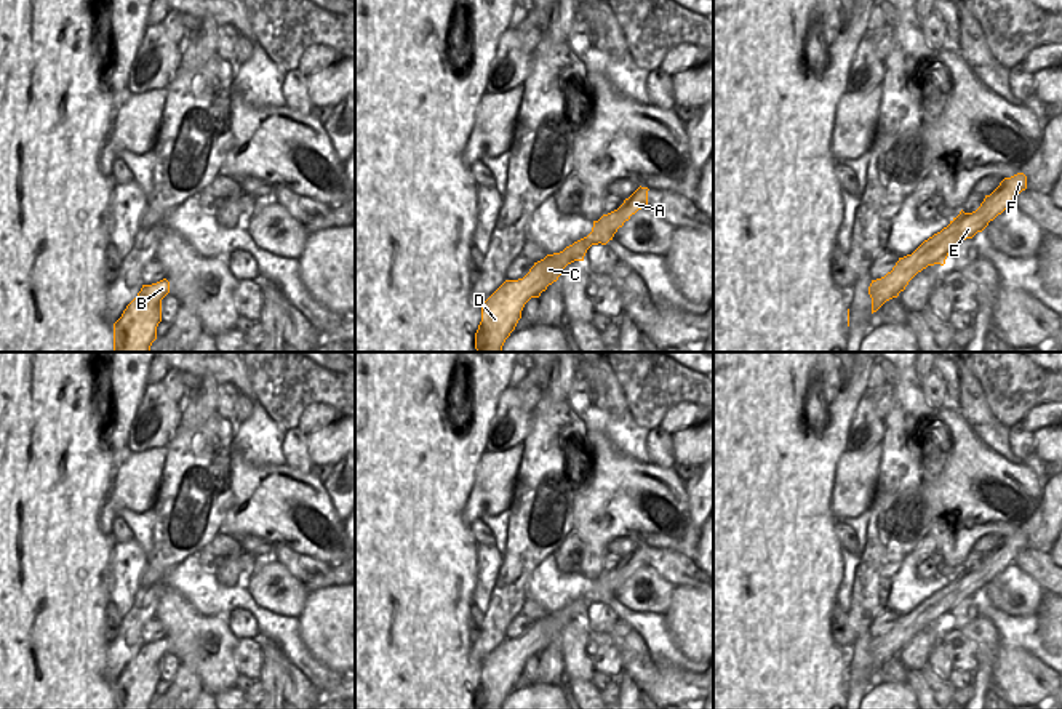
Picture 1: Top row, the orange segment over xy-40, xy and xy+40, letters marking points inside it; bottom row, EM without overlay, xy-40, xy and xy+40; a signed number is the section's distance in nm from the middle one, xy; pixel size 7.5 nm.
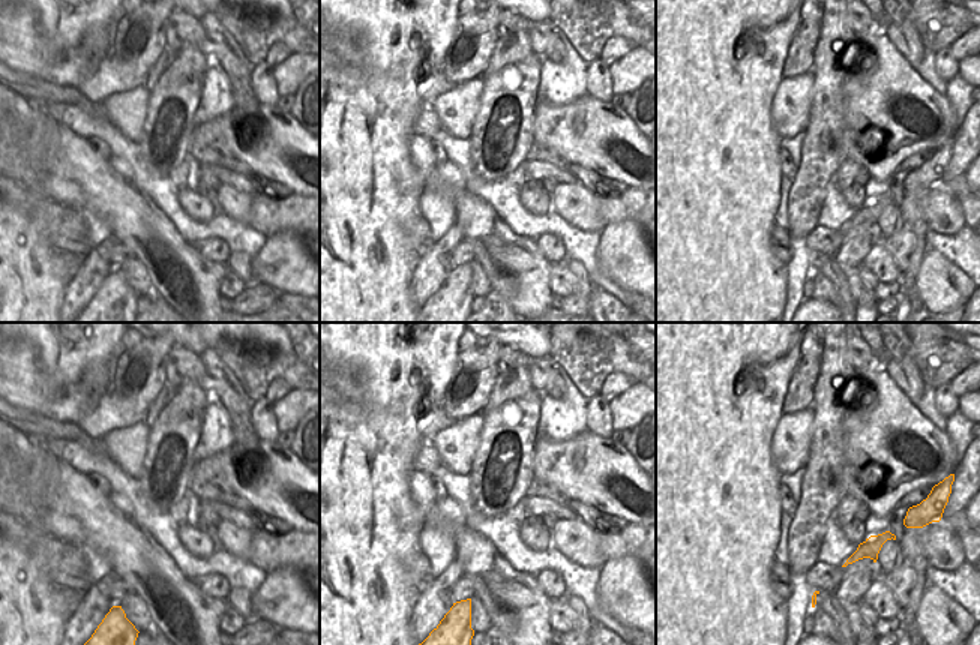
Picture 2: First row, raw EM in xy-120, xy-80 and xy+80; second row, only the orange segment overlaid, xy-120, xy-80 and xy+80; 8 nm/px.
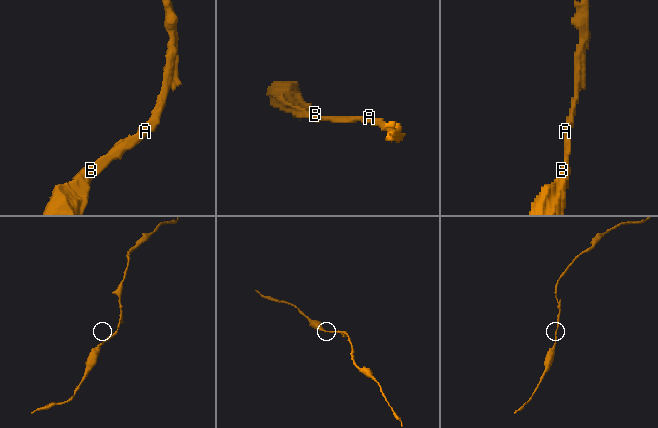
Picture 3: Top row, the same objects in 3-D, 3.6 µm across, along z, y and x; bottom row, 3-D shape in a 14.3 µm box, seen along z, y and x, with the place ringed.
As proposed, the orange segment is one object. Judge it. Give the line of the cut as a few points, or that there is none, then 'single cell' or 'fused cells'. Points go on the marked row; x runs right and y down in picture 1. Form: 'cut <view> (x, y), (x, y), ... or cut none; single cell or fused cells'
cut none; single cell

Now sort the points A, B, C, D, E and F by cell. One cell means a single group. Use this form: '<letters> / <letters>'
A B C D E F

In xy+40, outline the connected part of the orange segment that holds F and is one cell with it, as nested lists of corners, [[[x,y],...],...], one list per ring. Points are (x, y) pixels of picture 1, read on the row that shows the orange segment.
[[[1017,173],[1004,178],[1000,186],[985,195],[980,206],[972,213],[963,210],[947,227],[924,240],[912,254],[899,258],[891,272],[872,280],[868,294],[872,298],[872,314],[886,301],[897,298],[908,282],[923,269],[934,264],[945,264],[948,253],[963,240],[982,232],[990,221],[1012,206],[1017,195],[1027,189],[1027,176]]]

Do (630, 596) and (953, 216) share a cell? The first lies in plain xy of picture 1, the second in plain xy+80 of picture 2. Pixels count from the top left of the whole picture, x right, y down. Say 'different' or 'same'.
same

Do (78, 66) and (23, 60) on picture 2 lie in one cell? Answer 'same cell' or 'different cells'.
same cell

